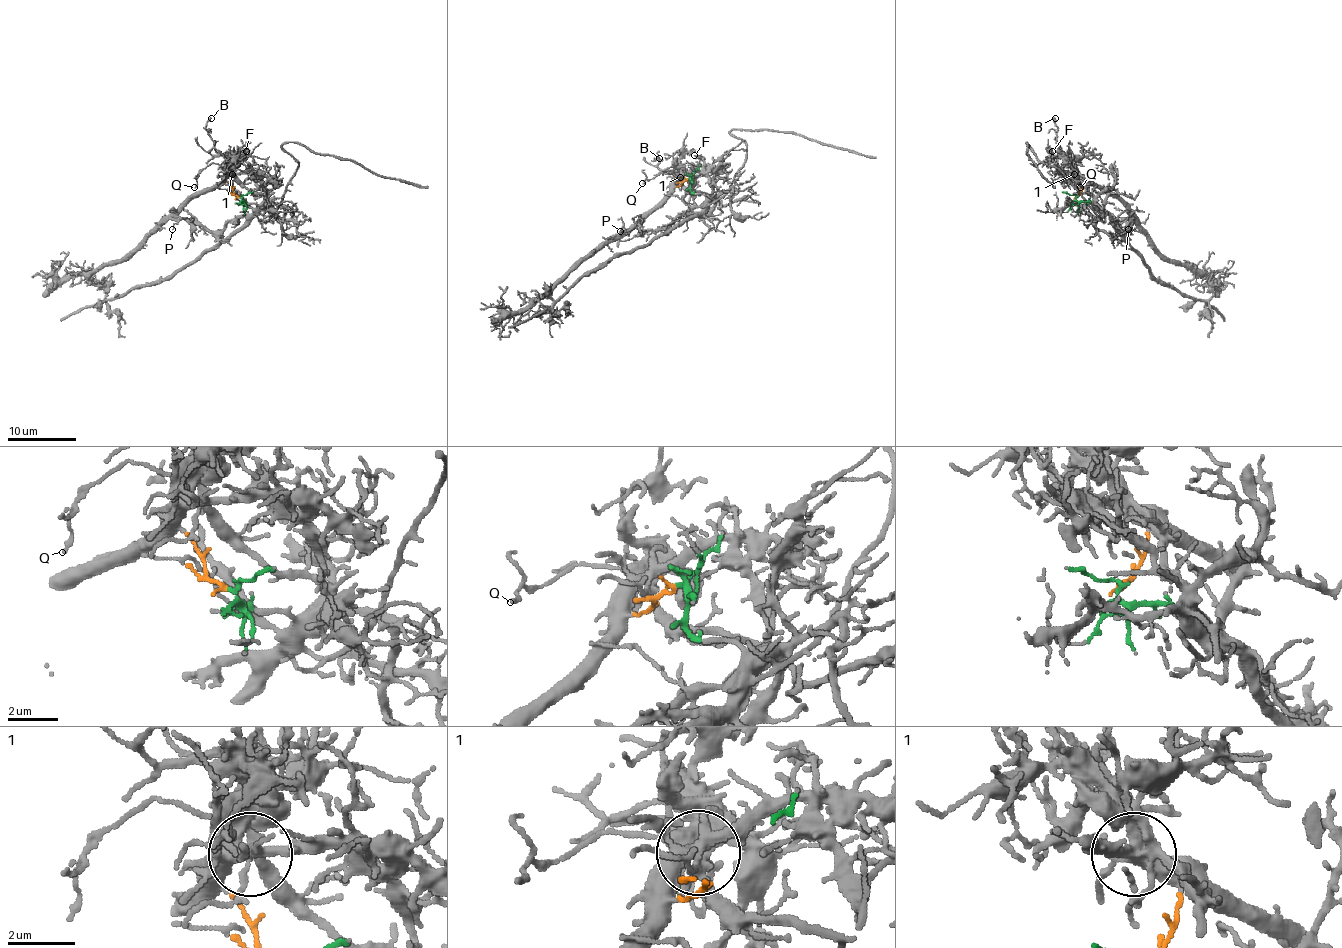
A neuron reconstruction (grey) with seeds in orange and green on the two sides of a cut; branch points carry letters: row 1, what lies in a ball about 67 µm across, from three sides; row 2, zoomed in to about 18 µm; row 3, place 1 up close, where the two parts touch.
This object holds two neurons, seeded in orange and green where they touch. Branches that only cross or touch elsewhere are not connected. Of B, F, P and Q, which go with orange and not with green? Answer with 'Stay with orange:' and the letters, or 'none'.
Stay with orange: B, F, P, Q

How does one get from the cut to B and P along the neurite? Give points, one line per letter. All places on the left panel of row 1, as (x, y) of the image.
B: (239, 196), (228, 181), (228, 169), (209, 160), (213, 140), (206, 129), (206, 122), (211, 117)
P: (239, 196), (227, 181), (204, 188), (179, 213), (179, 220), (172, 229)

